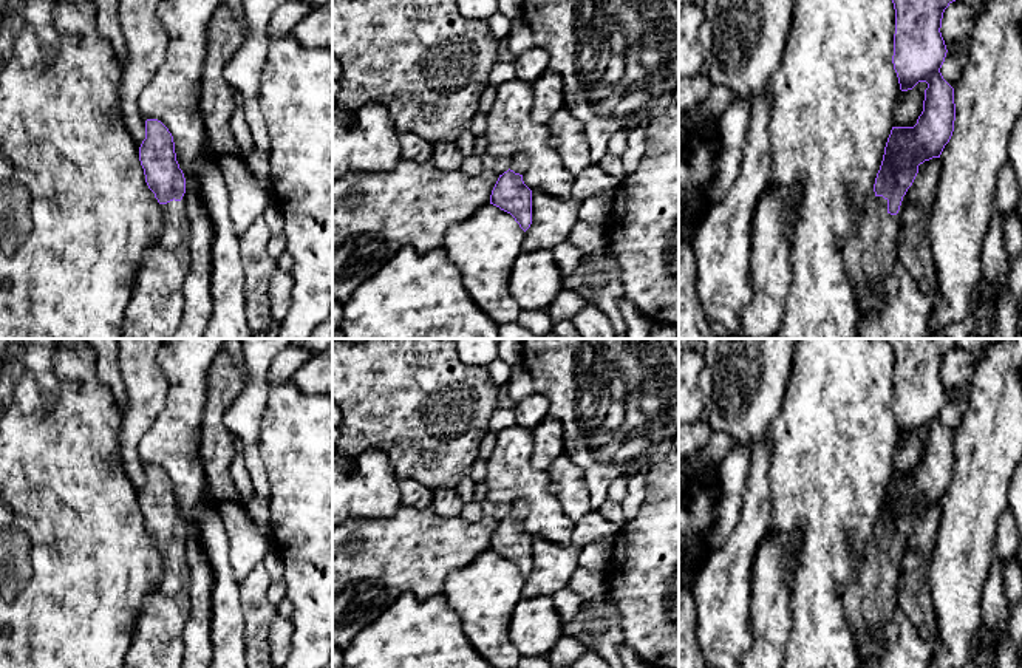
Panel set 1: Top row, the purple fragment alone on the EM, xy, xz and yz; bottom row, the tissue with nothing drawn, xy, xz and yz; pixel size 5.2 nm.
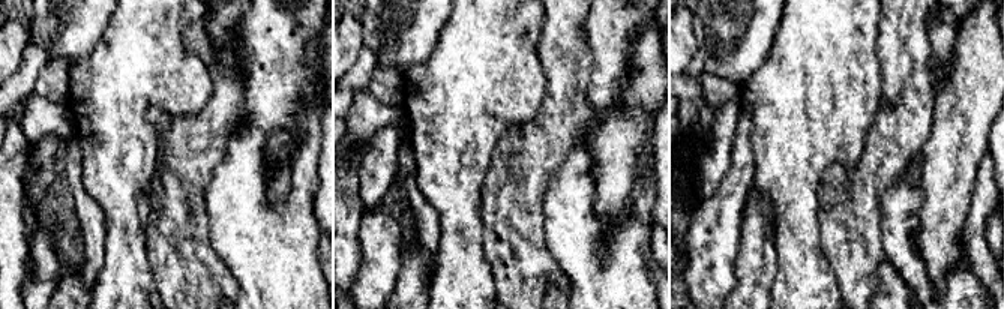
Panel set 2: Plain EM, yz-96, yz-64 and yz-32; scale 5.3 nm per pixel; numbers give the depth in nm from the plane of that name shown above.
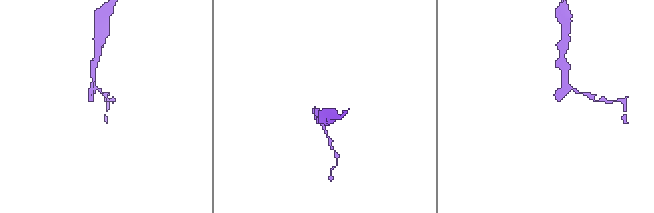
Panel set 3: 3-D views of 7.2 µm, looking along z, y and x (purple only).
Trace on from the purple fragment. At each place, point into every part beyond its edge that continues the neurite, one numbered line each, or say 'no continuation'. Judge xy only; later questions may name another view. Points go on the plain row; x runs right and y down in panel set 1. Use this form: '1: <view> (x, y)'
1: xy (158, 642)

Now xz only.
1: xz (518, 509)

